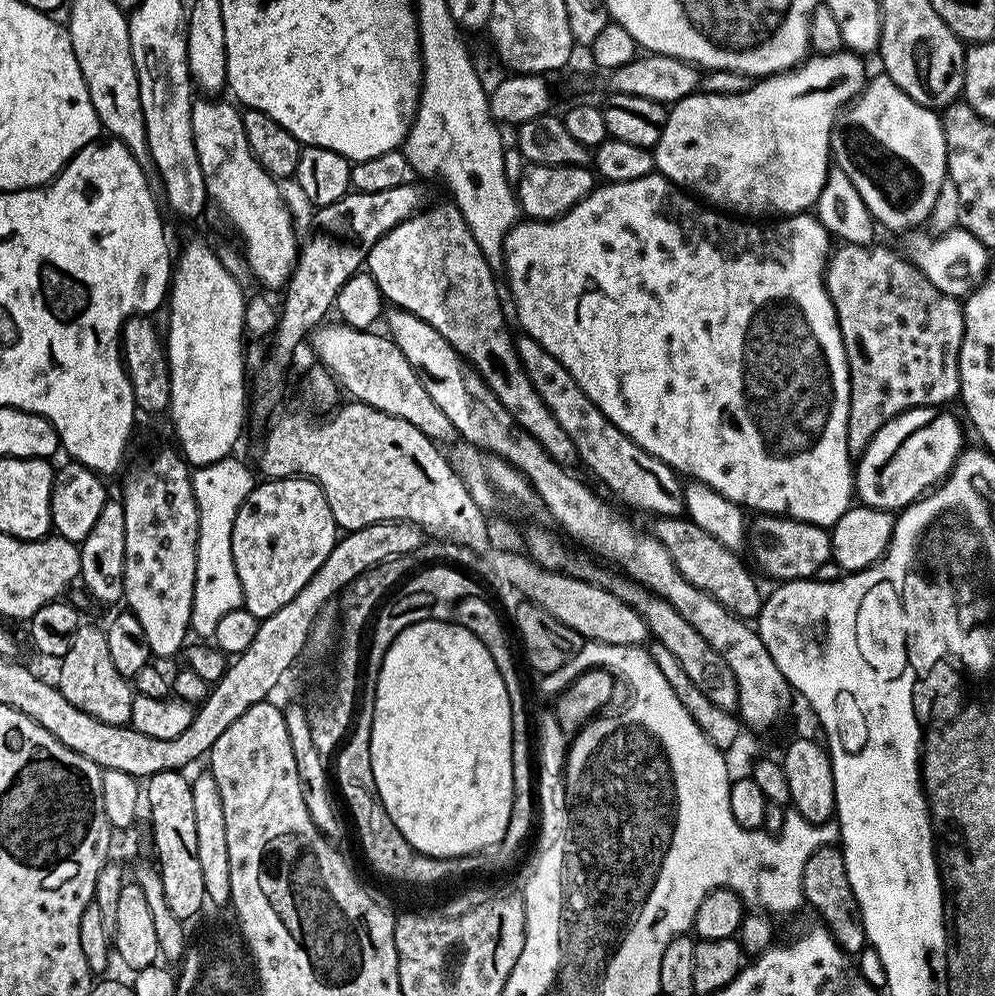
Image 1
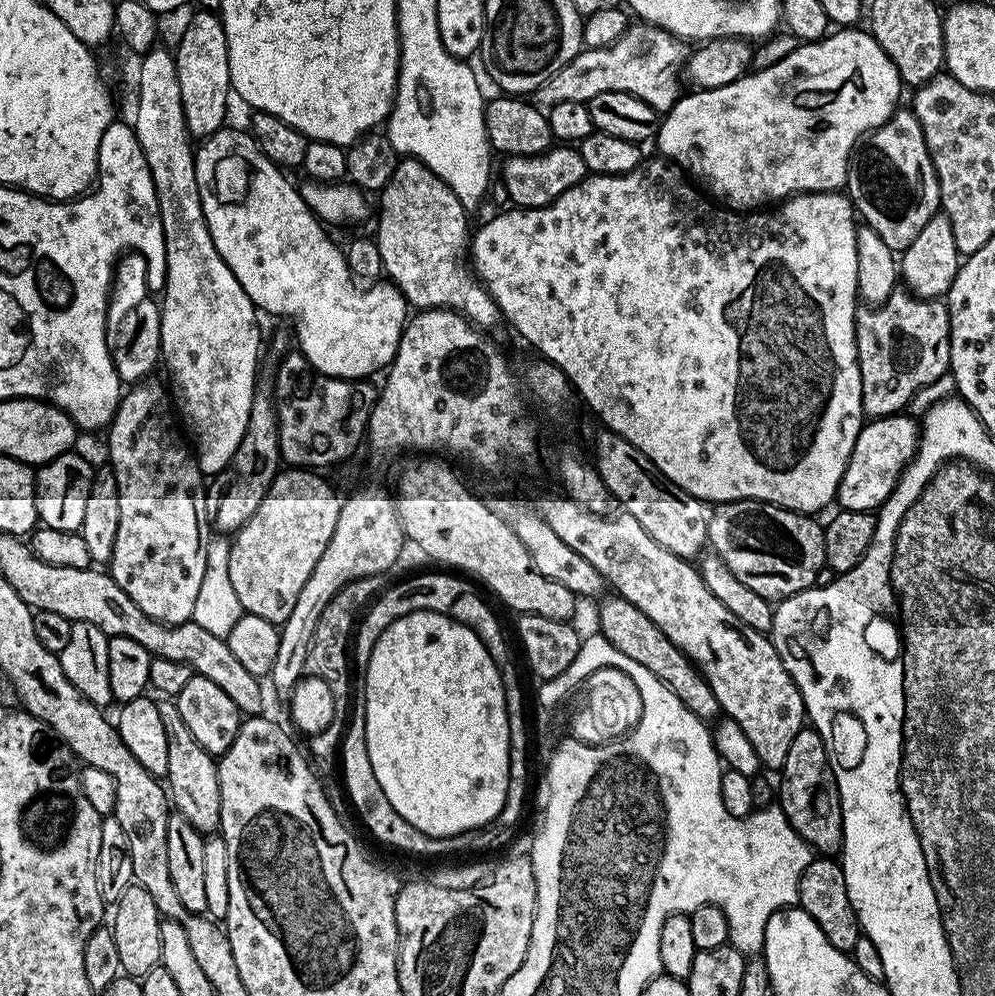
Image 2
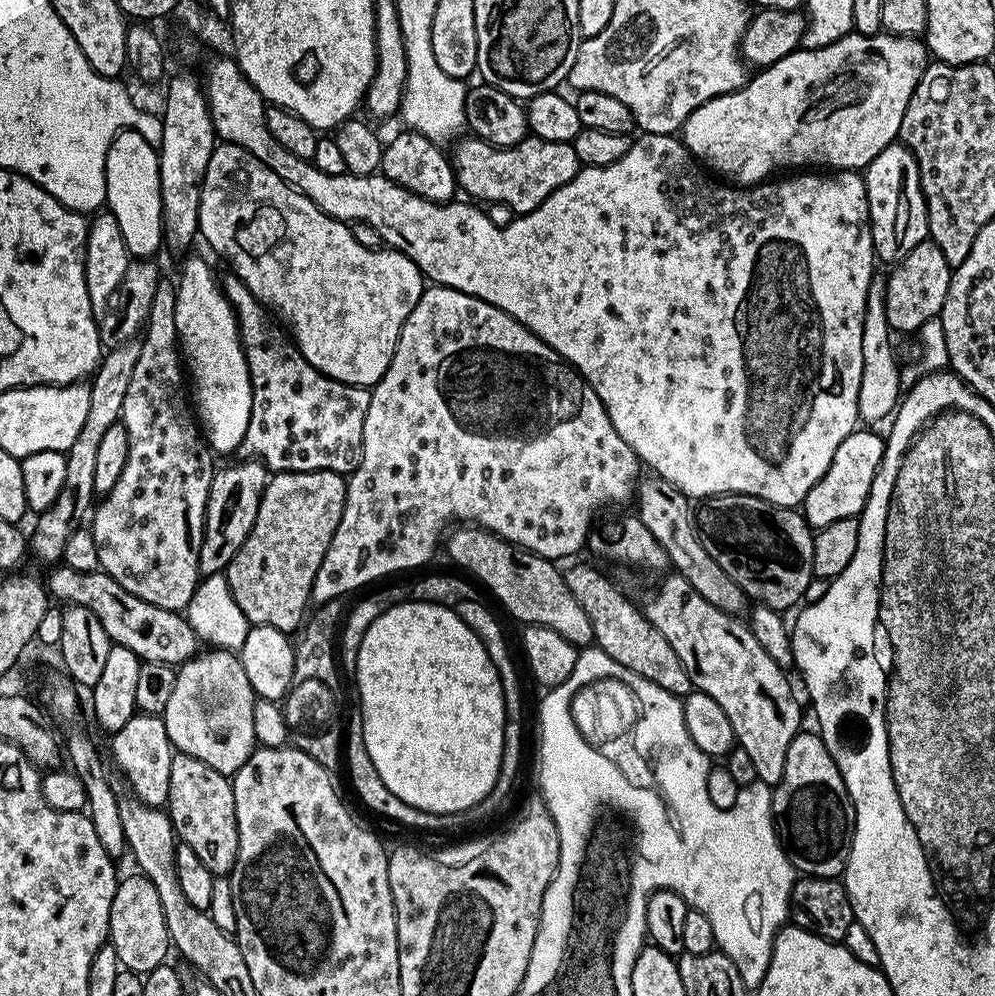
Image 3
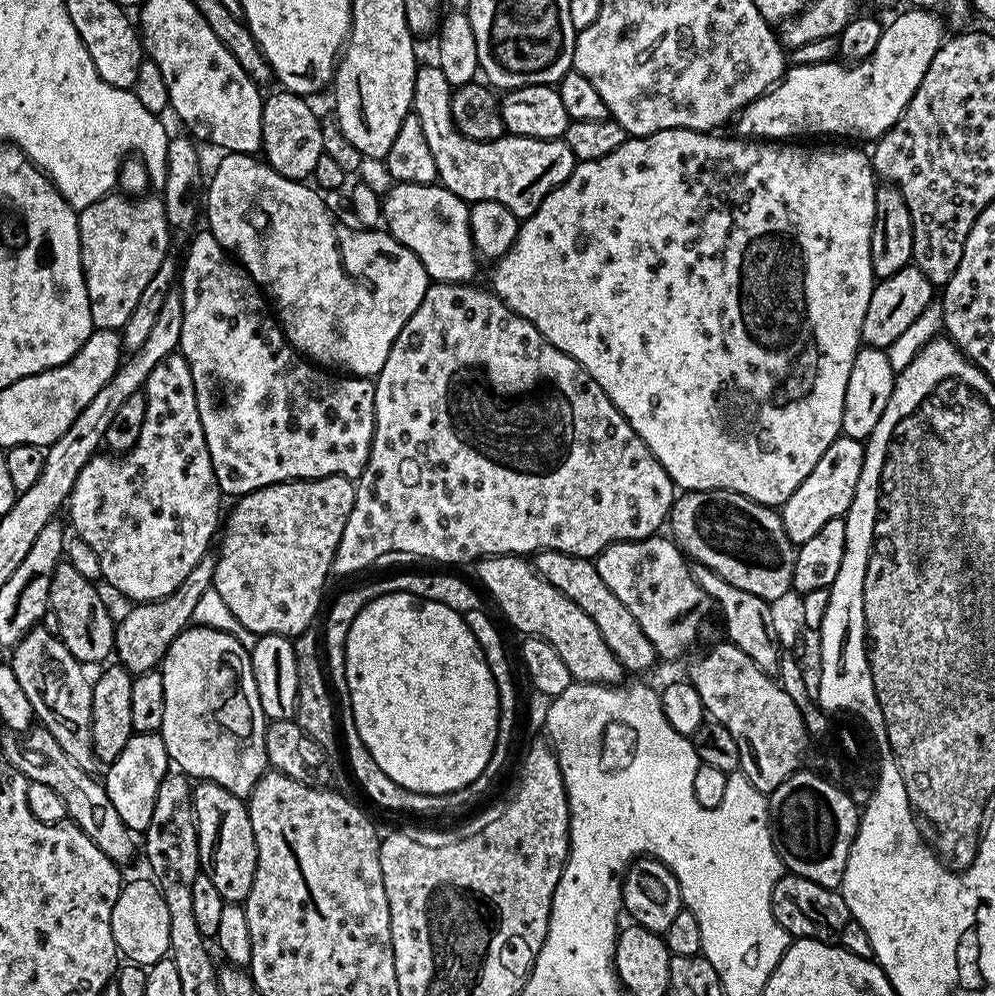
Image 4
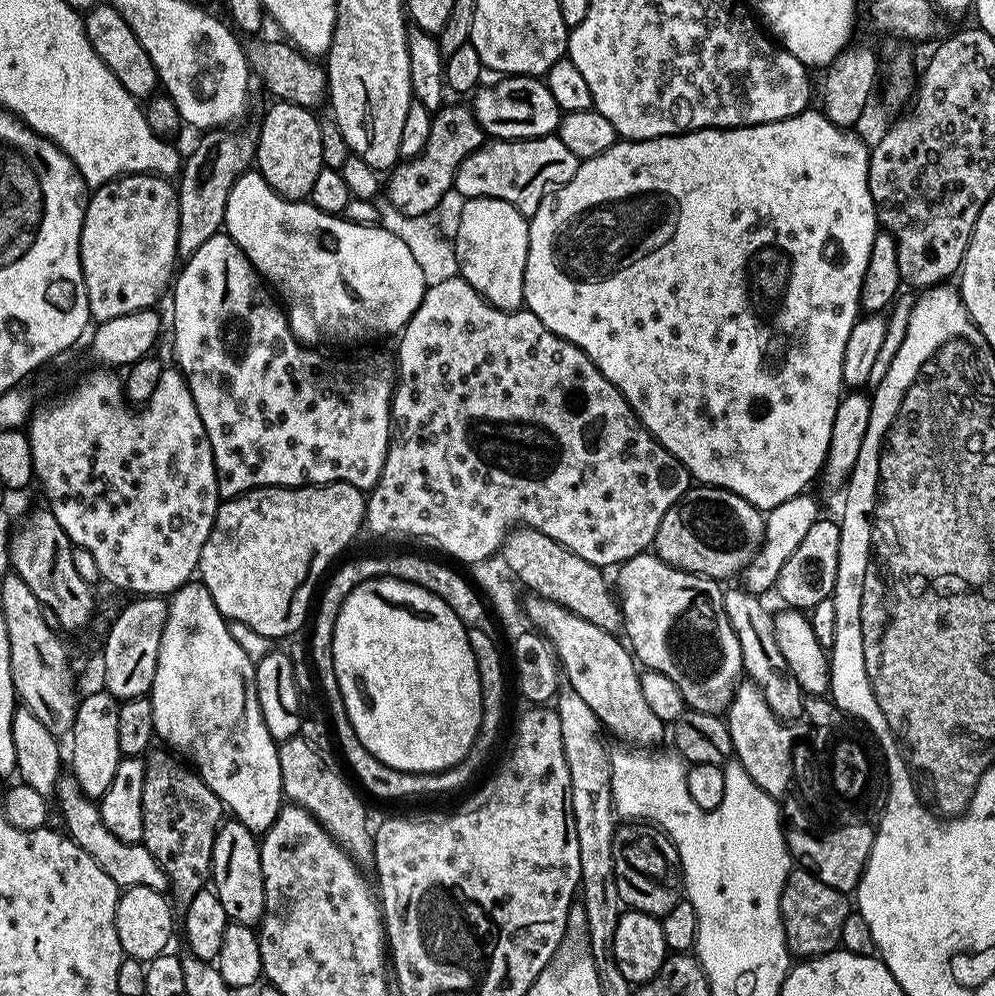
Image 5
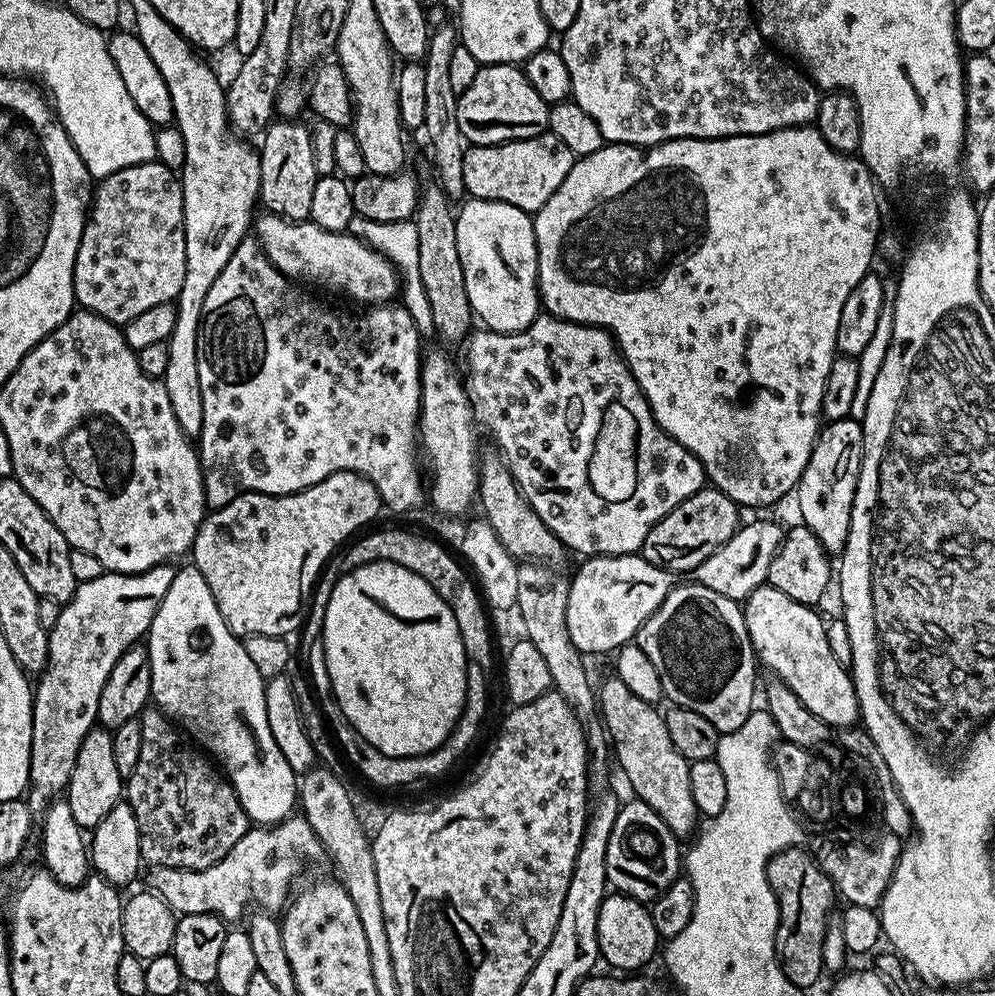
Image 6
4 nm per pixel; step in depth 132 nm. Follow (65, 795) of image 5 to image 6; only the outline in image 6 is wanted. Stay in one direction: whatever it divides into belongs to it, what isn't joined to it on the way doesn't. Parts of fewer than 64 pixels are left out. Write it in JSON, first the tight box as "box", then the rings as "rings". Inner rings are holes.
{"box":[150,814,325,922],"rings":[[[293,814],[287,820],[281,820],[279,824],[271,827],[249,827],[248,833],[238,838],[238,842],[234,842],[234,850],[230,850],[226,858],[209,868],[185,870],[153,867],[150,888],[180,916],[214,914],[231,922],[249,911],[248,903],[251,900],[261,900],[264,903],[261,905],[264,906],[280,903],[283,905],[289,895],[288,887],[291,886],[292,879],[299,874],[304,859],[307,856],[323,857],[325,852],[310,822],[304,819],[303,815]]]}

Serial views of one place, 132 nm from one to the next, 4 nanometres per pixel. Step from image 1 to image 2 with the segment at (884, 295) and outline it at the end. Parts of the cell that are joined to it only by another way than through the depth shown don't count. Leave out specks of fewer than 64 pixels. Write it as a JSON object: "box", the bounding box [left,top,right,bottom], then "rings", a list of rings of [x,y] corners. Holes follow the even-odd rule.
{"box":[856,288,950,418],"rings":[[[897,288],[887,301],[874,306],[860,306],[856,309],[856,349],[858,350],[858,370],[862,378],[862,398],[860,406],[868,418],[894,416],[904,408],[923,388],[931,386],[935,380],[949,375],[950,362],[949,312],[947,305],[939,299],[925,300],[913,296],[905,289]]]}

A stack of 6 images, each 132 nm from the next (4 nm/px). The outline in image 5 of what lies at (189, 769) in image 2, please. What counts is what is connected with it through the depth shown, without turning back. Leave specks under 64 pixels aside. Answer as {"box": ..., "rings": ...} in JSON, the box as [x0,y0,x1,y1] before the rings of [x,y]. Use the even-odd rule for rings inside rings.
{"box":[210,819,266,928],"rings":[[[225,819],[216,831],[210,884],[218,902],[222,902],[222,910],[226,910],[231,923],[241,924],[247,928],[256,928],[259,925],[266,910],[266,886],[262,878],[260,840],[257,833],[242,826],[240,820]]]}

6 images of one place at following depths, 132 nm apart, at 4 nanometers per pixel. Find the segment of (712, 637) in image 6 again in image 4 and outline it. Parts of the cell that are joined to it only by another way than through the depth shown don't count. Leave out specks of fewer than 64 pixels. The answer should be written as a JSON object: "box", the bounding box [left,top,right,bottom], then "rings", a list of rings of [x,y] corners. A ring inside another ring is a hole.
{"box":[594,534,714,660],"rings":[[[657,534],[646,539],[623,540],[620,543],[612,543],[606,550],[595,557],[594,563],[598,574],[602,574],[602,582],[614,590],[614,595],[634,614],[638,626],[642,626],[642,634],[650,638],[657,657],[668,660],[676,660],[687,648],[696,644],[696,639],[704,632],[704,623],[708,615],[714,612],[714,605],[710,594],[698,586],[698,582],[692,577],[689,561],[683,552],[675,544],[675,541],[665,535]]]}

